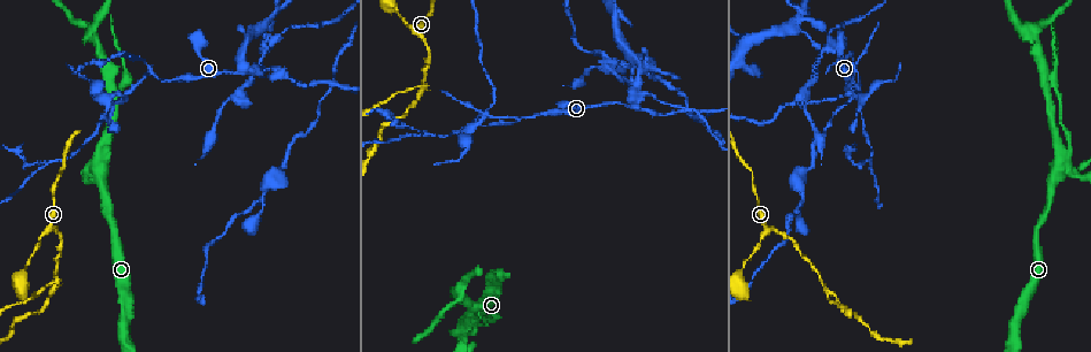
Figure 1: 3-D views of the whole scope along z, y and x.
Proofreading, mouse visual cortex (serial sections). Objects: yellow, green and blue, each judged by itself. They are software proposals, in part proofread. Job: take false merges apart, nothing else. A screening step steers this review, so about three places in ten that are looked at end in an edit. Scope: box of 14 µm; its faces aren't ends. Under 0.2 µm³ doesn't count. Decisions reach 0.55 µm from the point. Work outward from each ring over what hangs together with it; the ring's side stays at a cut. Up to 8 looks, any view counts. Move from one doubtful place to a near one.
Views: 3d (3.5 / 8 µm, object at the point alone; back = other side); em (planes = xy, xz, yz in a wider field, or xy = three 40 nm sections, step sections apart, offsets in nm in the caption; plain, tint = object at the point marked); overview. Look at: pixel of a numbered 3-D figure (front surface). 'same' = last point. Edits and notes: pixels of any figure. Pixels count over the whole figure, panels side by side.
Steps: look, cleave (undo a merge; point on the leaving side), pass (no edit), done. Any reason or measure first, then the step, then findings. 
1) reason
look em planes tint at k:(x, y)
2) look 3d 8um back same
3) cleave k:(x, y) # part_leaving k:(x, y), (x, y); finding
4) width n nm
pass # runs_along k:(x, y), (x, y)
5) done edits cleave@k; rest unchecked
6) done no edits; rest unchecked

four-way junction
look 3d 8um at 1:(1070, 172)

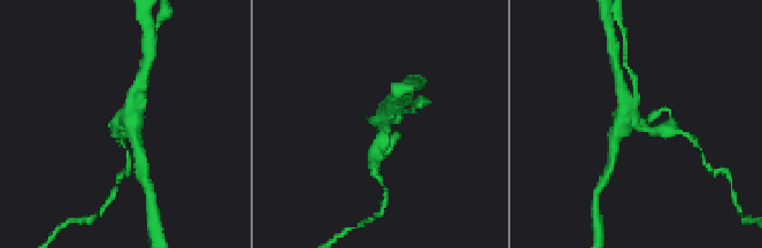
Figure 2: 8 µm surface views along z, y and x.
closer look
look 3d 3.5um at 2:(634, 123)

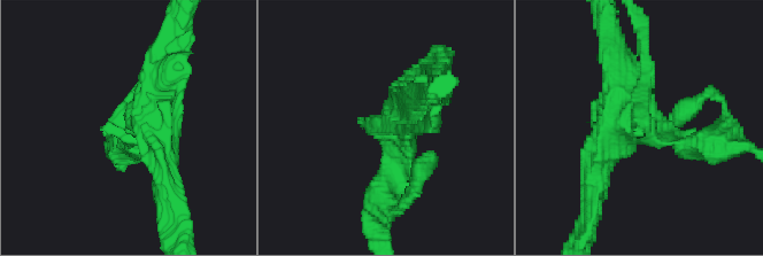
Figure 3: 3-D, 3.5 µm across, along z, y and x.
look em xy step 2 tint at 3:(646, 122)

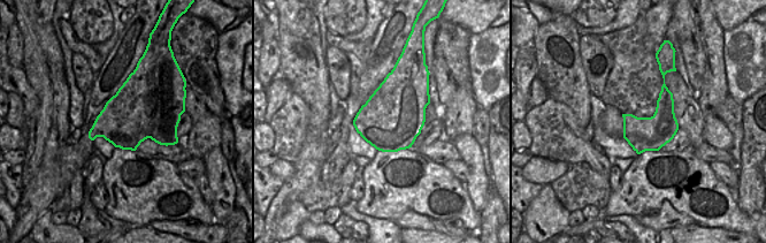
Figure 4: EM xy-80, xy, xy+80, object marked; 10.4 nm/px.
cleave 3:(386, 183) # two cells meet here

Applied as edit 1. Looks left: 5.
redraw
look overview

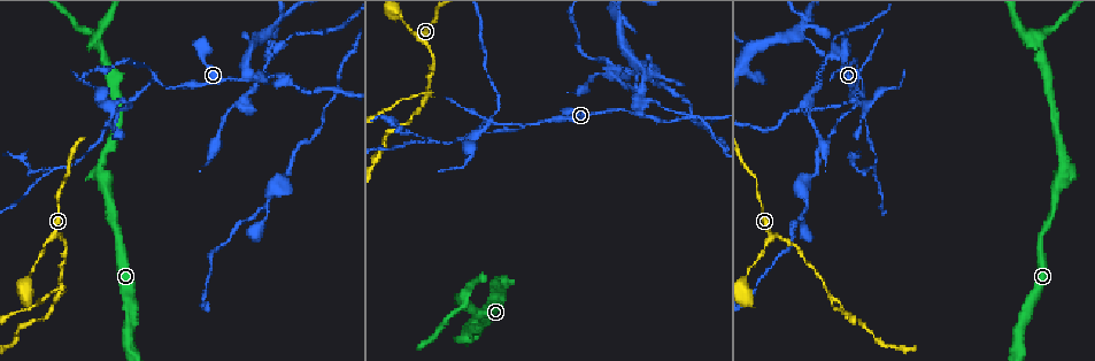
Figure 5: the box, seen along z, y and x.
three-way junction
look 3d 3.5um back at 5:(856, 95)

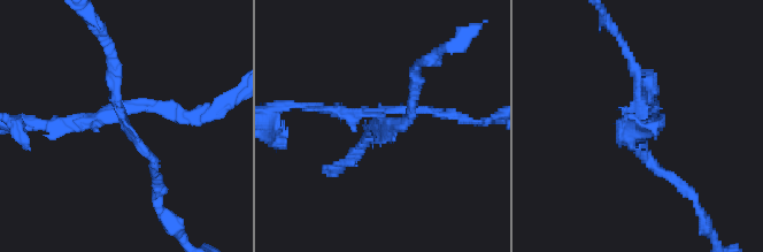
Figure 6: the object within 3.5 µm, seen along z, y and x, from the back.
now the EM
look em planes tint at 6:(646, 113)

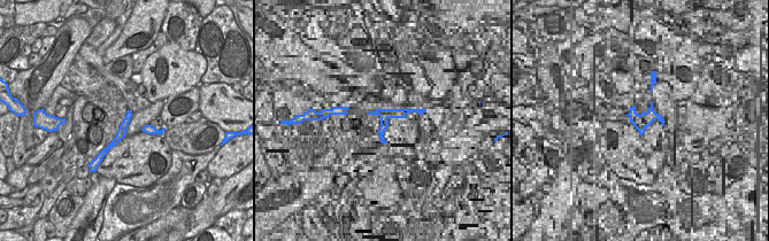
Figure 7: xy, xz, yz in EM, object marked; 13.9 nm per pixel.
cleave 6:(117, 69) # part_leaving 6:(121, 120), (152, 158), (155, 197); two cells meet here

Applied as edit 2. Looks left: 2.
done edits cleave@3, cleave@6; rest unchecked

